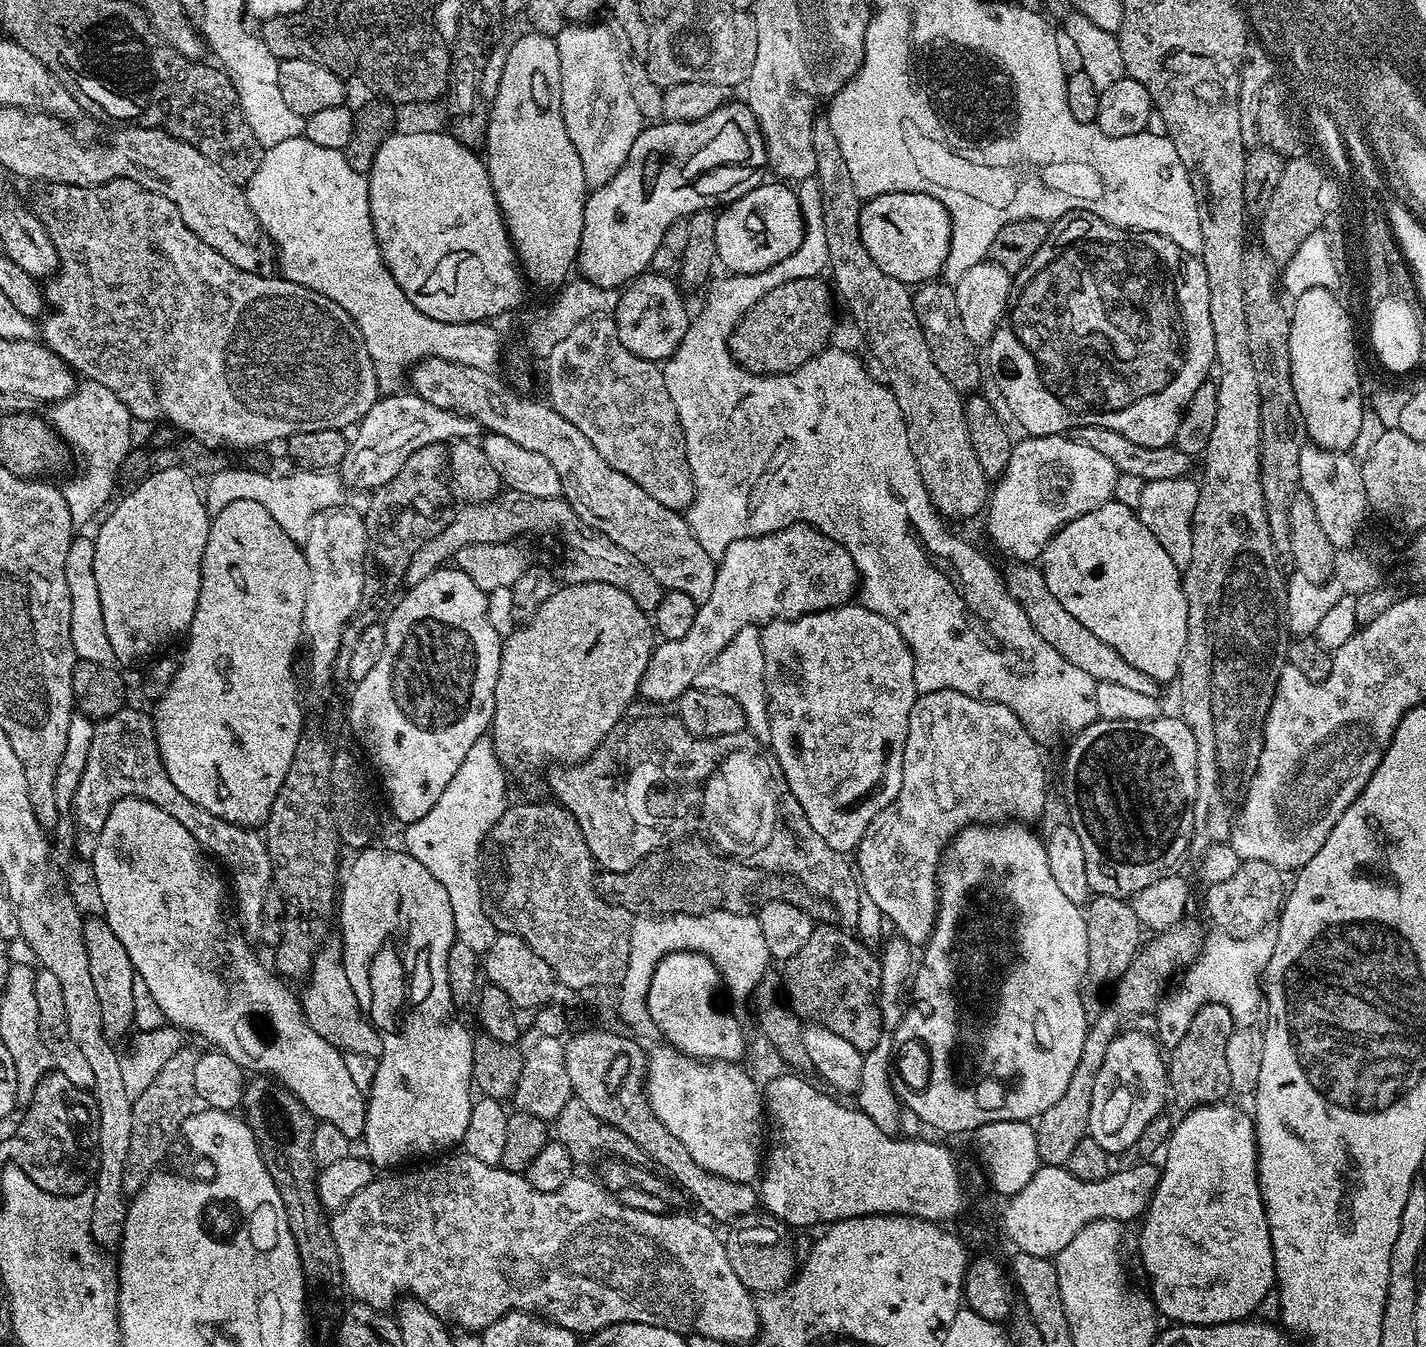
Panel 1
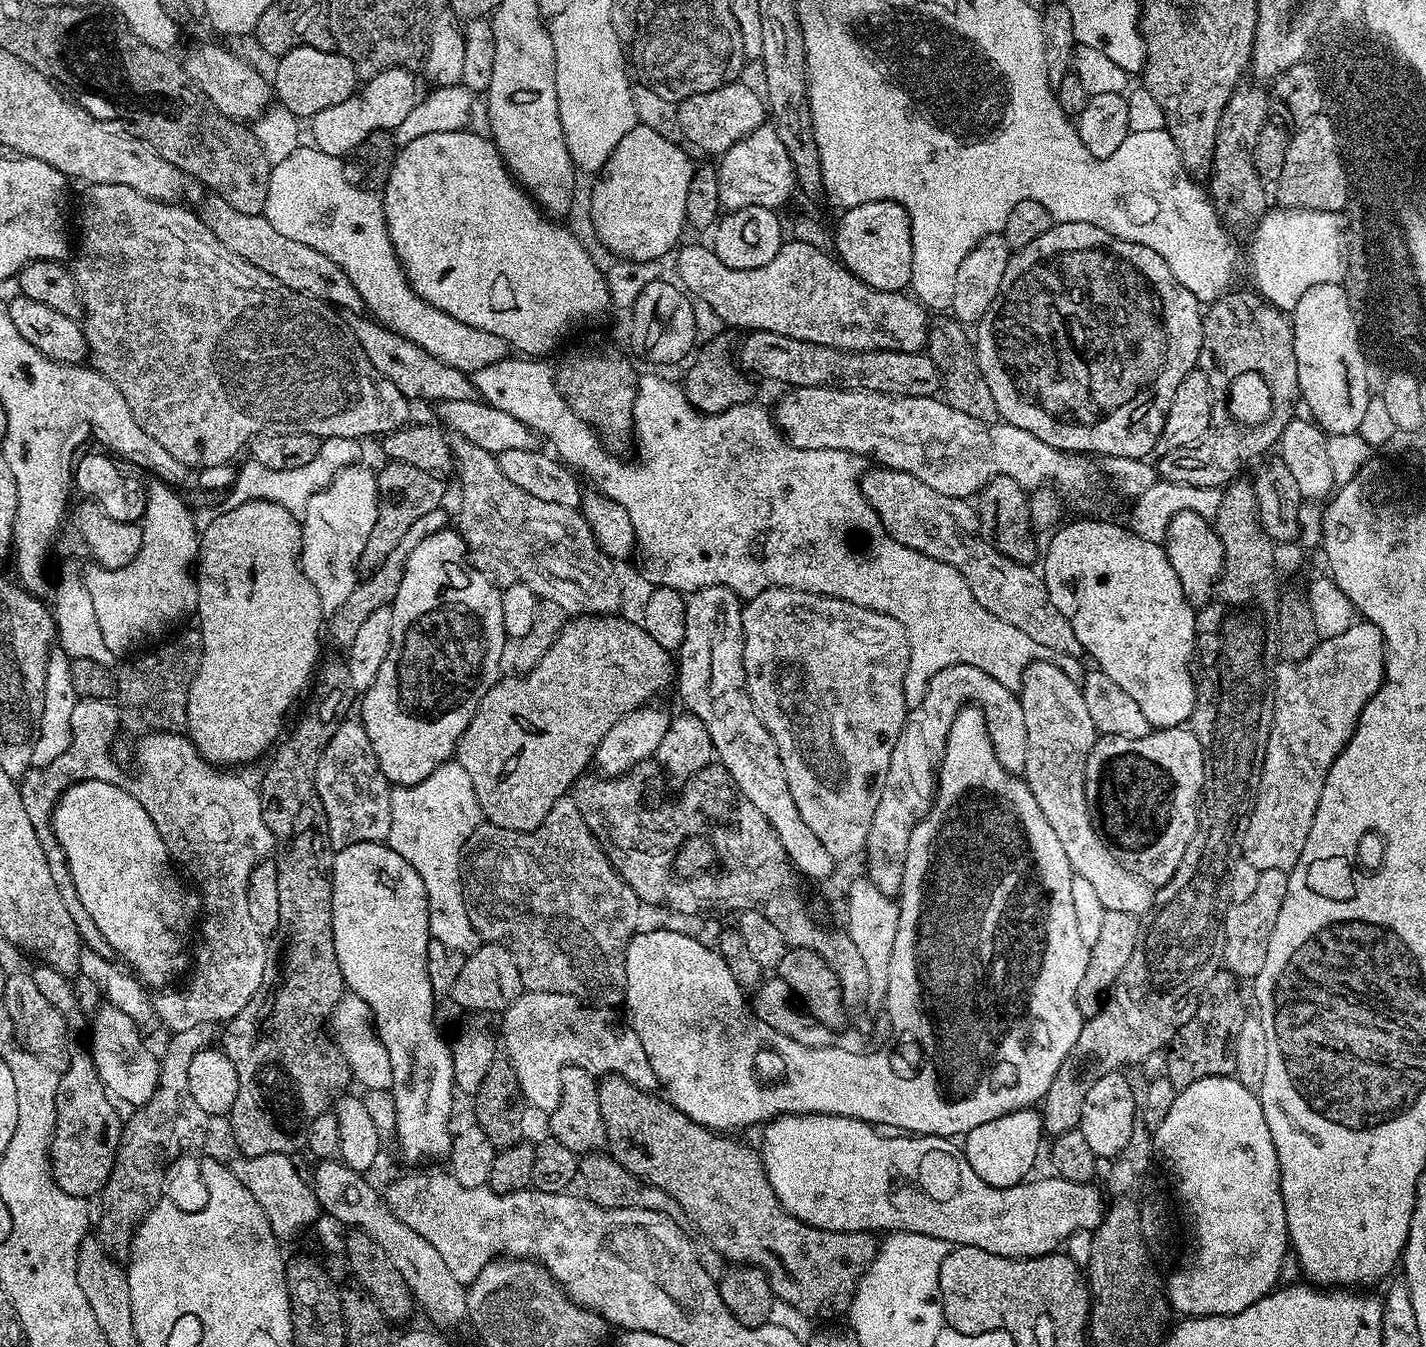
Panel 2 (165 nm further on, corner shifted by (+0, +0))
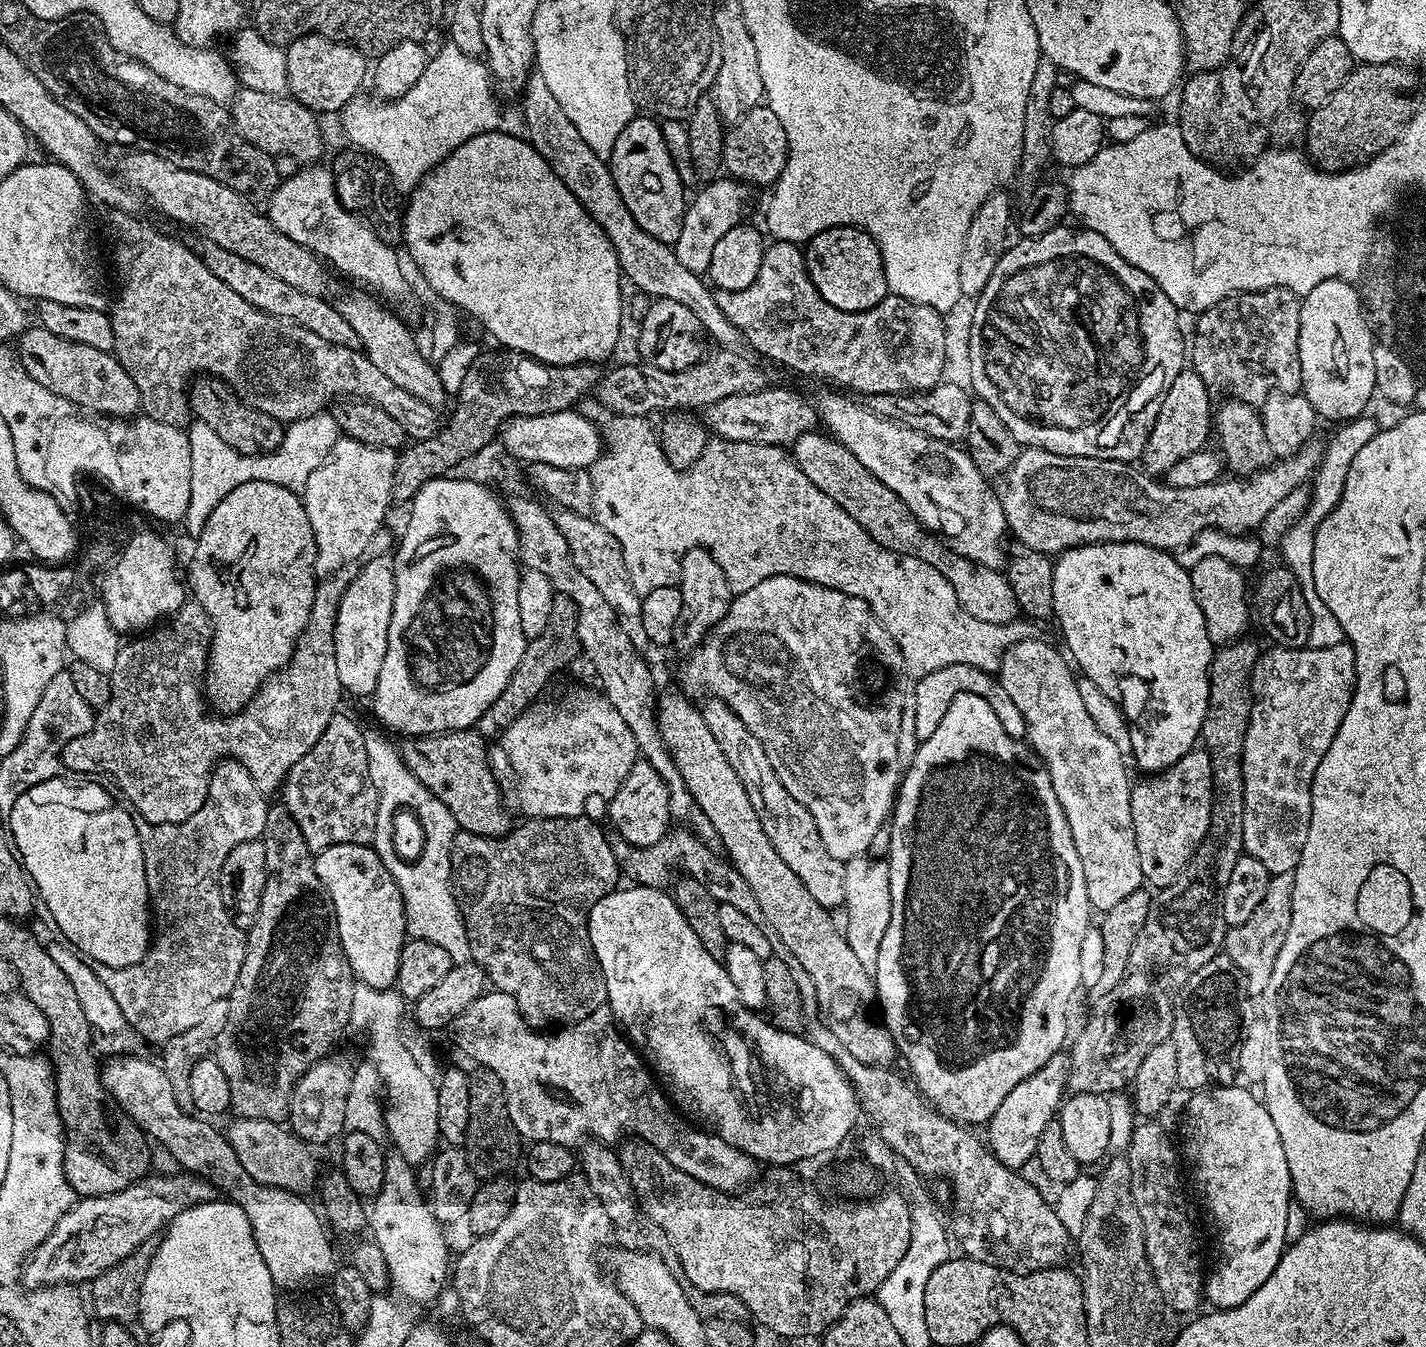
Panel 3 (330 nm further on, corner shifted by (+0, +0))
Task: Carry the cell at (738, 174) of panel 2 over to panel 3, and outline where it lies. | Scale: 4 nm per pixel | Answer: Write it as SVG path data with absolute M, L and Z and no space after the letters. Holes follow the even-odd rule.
M735 178L713 179L696 197L691 197L684 210L682 234L678 234L675 242L676 257L686 270L707 273L710 258L714 255L714 245L719 242L735 224L741 223L748 212L749 185ZM713 183L713 184L712 184Z

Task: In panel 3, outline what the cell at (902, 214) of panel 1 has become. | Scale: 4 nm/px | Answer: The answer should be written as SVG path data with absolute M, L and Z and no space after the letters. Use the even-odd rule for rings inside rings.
M841 226L822 230L822 234L814 234L814 238L803 245L802 251L810 282L814 282L818 294L822 294L830 306L847 312L865 312L889 296L878 242L861 228Z

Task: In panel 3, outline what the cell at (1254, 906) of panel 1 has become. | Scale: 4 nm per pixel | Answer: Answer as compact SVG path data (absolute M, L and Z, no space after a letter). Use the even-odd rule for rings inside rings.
M1295 872L1272 875L1270 886L1266 886L1266 895L1262 897L1262 903L1250 913L1250 919L1242 922L1242 926L1234 926L1225 931L1223 955L1228 956L1230 962L1241 972L1247 993L1249 990L1256 996L1263 995L1269 985L1274 961L1278 959L1278 950L1282 950L1282 942L1286 942L1286 934L1290 934L1290 914L1294 914L1295 877Z

